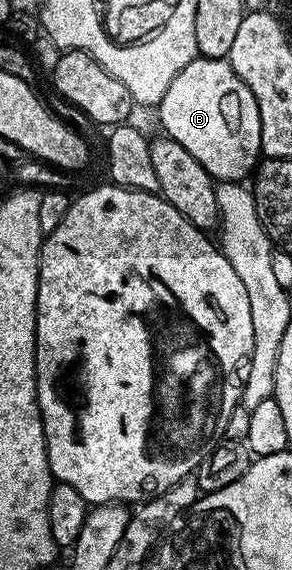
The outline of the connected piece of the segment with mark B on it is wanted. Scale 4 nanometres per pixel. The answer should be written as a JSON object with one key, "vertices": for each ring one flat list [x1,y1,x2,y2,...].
{"vertices":[[200,55,194,57,187,67,183,67,183,71,179,71,179,75,175,75,175,79,171,79,171,87,167,87,155,113,161,116,164,136,187,147,187,151,191,151,191,155,195,155,195,159,199,159,201,166,213,176,214,182,244,182,244,177,248,178,262,160,261,120,255,95,251,95,247,83,235,75,228,60]]}

